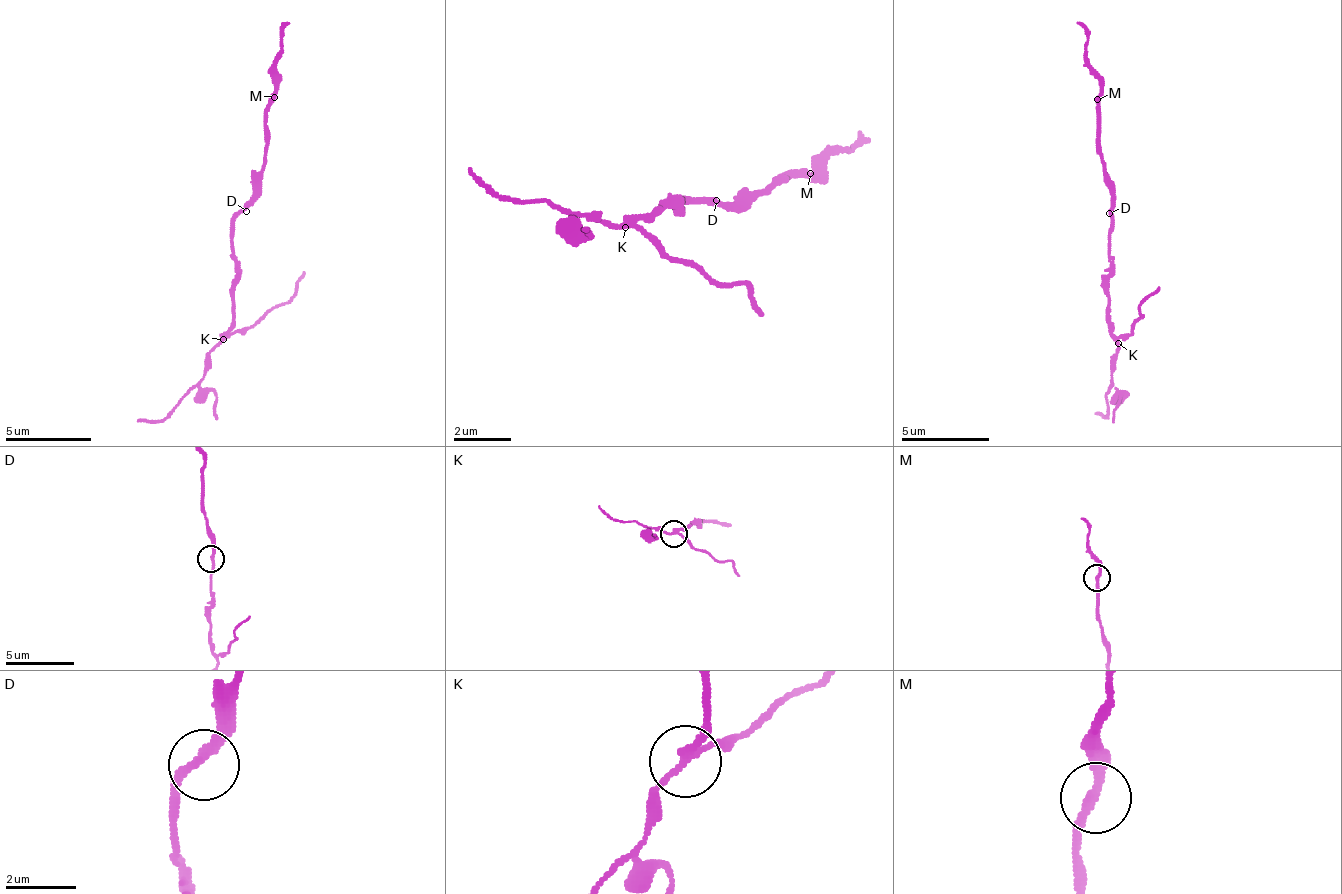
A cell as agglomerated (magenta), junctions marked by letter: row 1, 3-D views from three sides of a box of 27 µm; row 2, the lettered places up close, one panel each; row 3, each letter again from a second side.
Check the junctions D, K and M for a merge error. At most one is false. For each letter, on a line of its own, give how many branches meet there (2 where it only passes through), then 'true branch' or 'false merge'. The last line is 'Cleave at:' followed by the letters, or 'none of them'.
D: 2 branches meet; true branch
K: 3 branches meet; false merge
M: 2 branches meet; true branch
Cleave at: K

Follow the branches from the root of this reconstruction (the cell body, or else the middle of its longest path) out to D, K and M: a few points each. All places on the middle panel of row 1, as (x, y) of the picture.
D: (685, 197), (689, 195), (690, 201), (716, 200)
K: (685, 197), (677, 200), (682, 208), (677, 211), (668, 204), (641, 213), (624, 228)
M: (685, 197), (689, 195), (690, 201), (711, 199), (719, 205), (752, 200), (774, 183), (793, 175), (810, 173)

